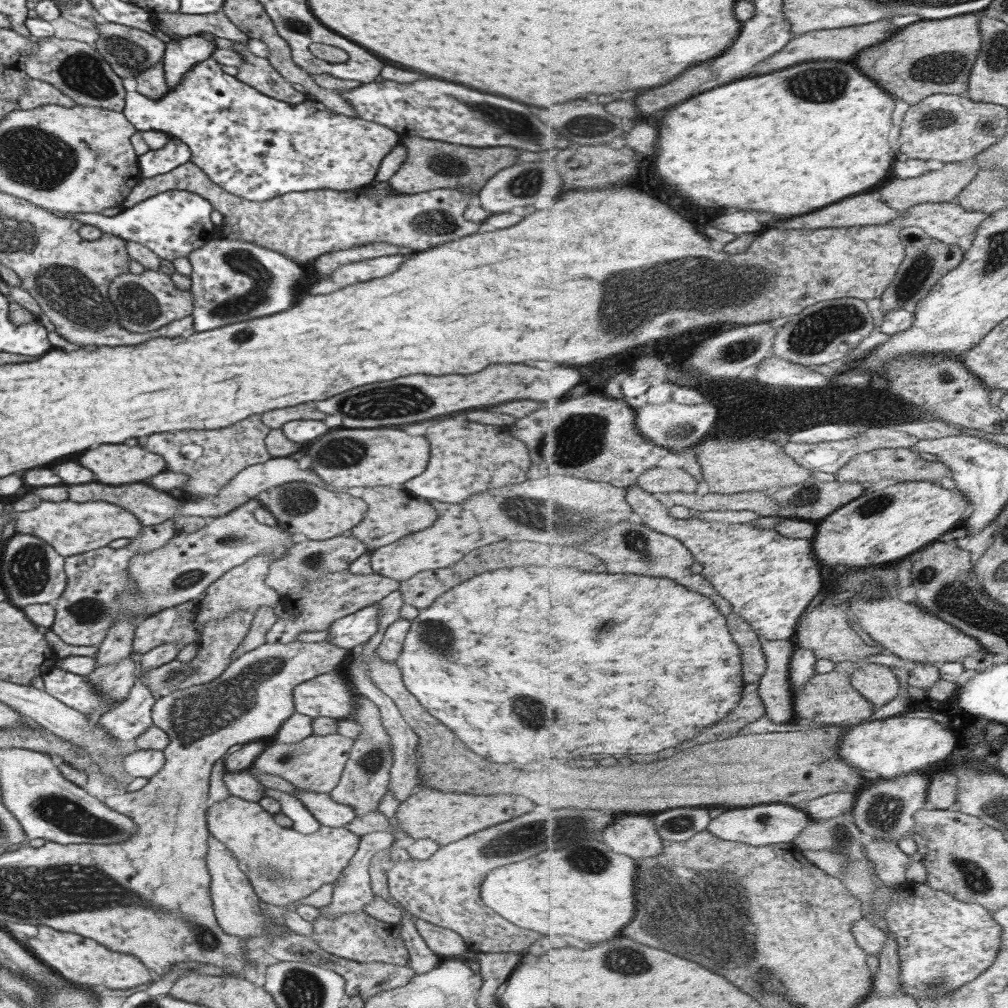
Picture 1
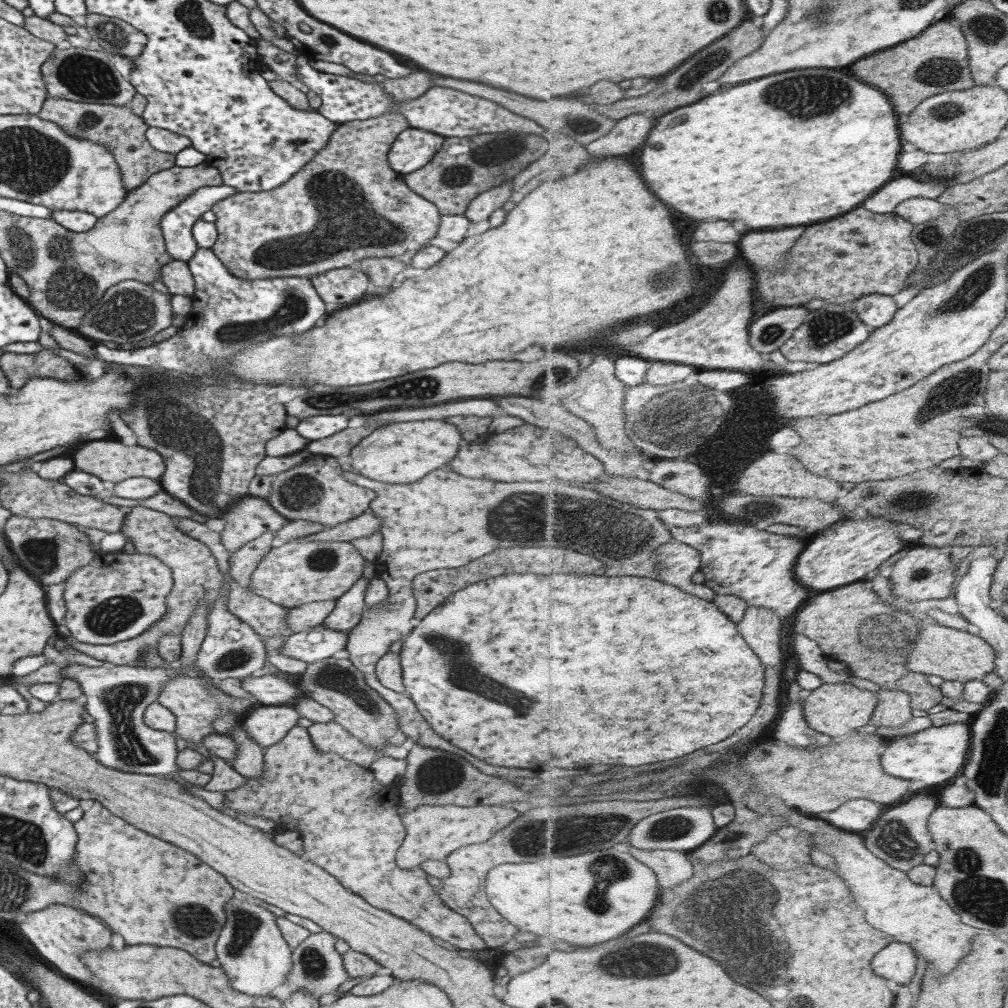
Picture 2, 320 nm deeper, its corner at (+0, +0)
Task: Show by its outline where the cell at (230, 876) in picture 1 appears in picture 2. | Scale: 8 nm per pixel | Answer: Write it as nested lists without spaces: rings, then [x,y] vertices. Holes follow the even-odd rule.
[[[233,890],[233,897],[225,904],[225,918],[227,922],[219,932],[214,950],[232,989],[249,996],[267,996],[273,988],[285,984],[292,967],[292,948],[283,940],[273,913]]]

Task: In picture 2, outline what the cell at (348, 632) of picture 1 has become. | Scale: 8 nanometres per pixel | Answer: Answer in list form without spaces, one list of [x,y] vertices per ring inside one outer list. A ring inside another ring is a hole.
[[[318,625],[306,632],[287,636],[278,654],[307,664],[333,657],[335,652],[345,648],[345,644],[347,644],[347,632],[333,631]]]

